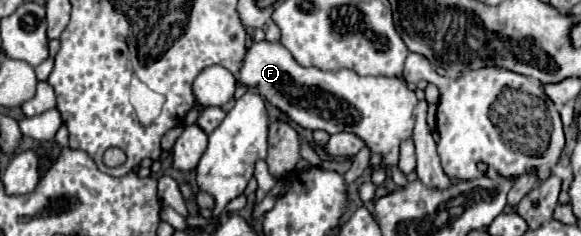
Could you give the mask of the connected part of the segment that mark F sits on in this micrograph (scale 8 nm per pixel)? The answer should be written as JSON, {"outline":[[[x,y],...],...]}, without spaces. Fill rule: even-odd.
{"outline":[[[254,42],[244,58],[240,70],[240,80],[252,92],[258,92],[268,102],[286,112],[296,124],[310,130],[354,132],[374,154],[384,154],[384,164],[390,164],[394,174],[394,184],[404,188],[406,176],[398,170],[398,148],[400,142],[412,136],[414,130],[414,108],[418,98],[408,90],[404,78],[364,78],[354,70],[322,72],[314,68],[304,68],[294,62],[292,54],[280,42]]]}

